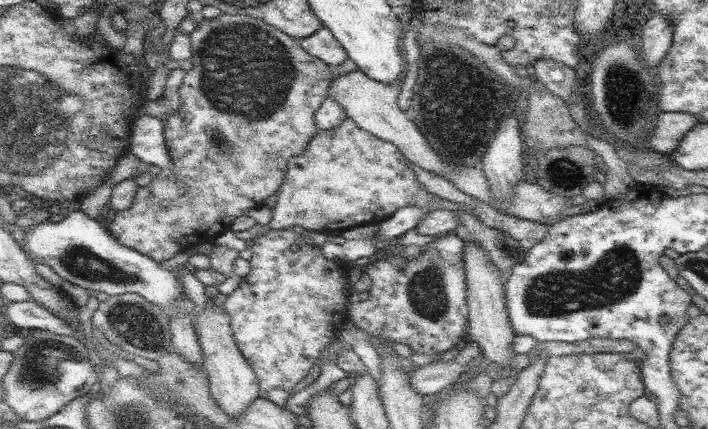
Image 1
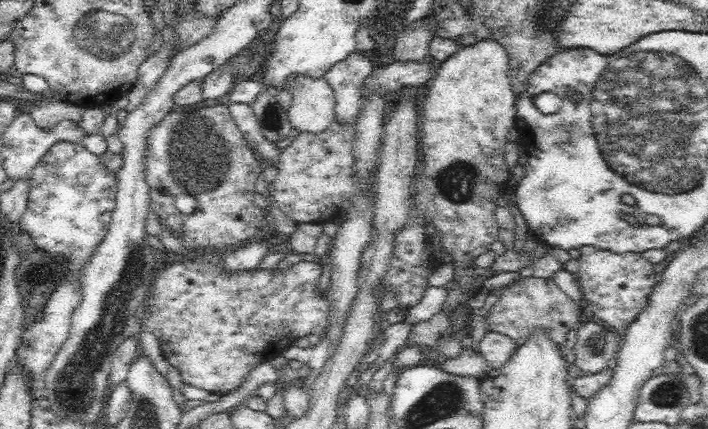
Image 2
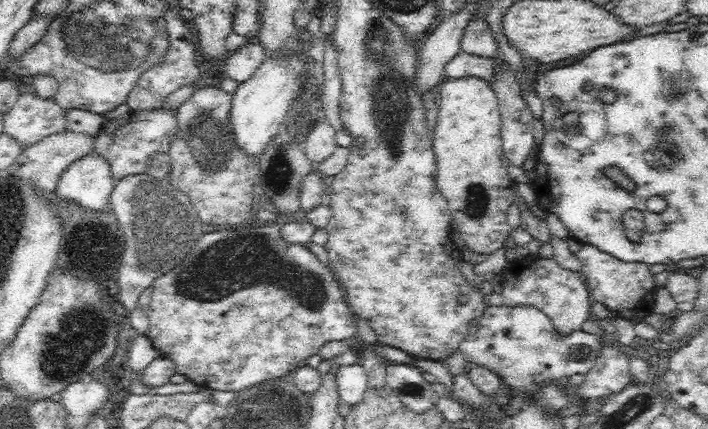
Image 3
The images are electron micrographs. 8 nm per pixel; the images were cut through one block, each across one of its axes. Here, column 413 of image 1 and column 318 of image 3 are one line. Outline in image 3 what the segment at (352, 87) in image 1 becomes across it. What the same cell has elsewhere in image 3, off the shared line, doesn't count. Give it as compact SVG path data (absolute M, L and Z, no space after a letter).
M325 118L313 124L309 133L301 141L305 155L312 164L321 163L334 152L337 147L334 134L336 129Z

